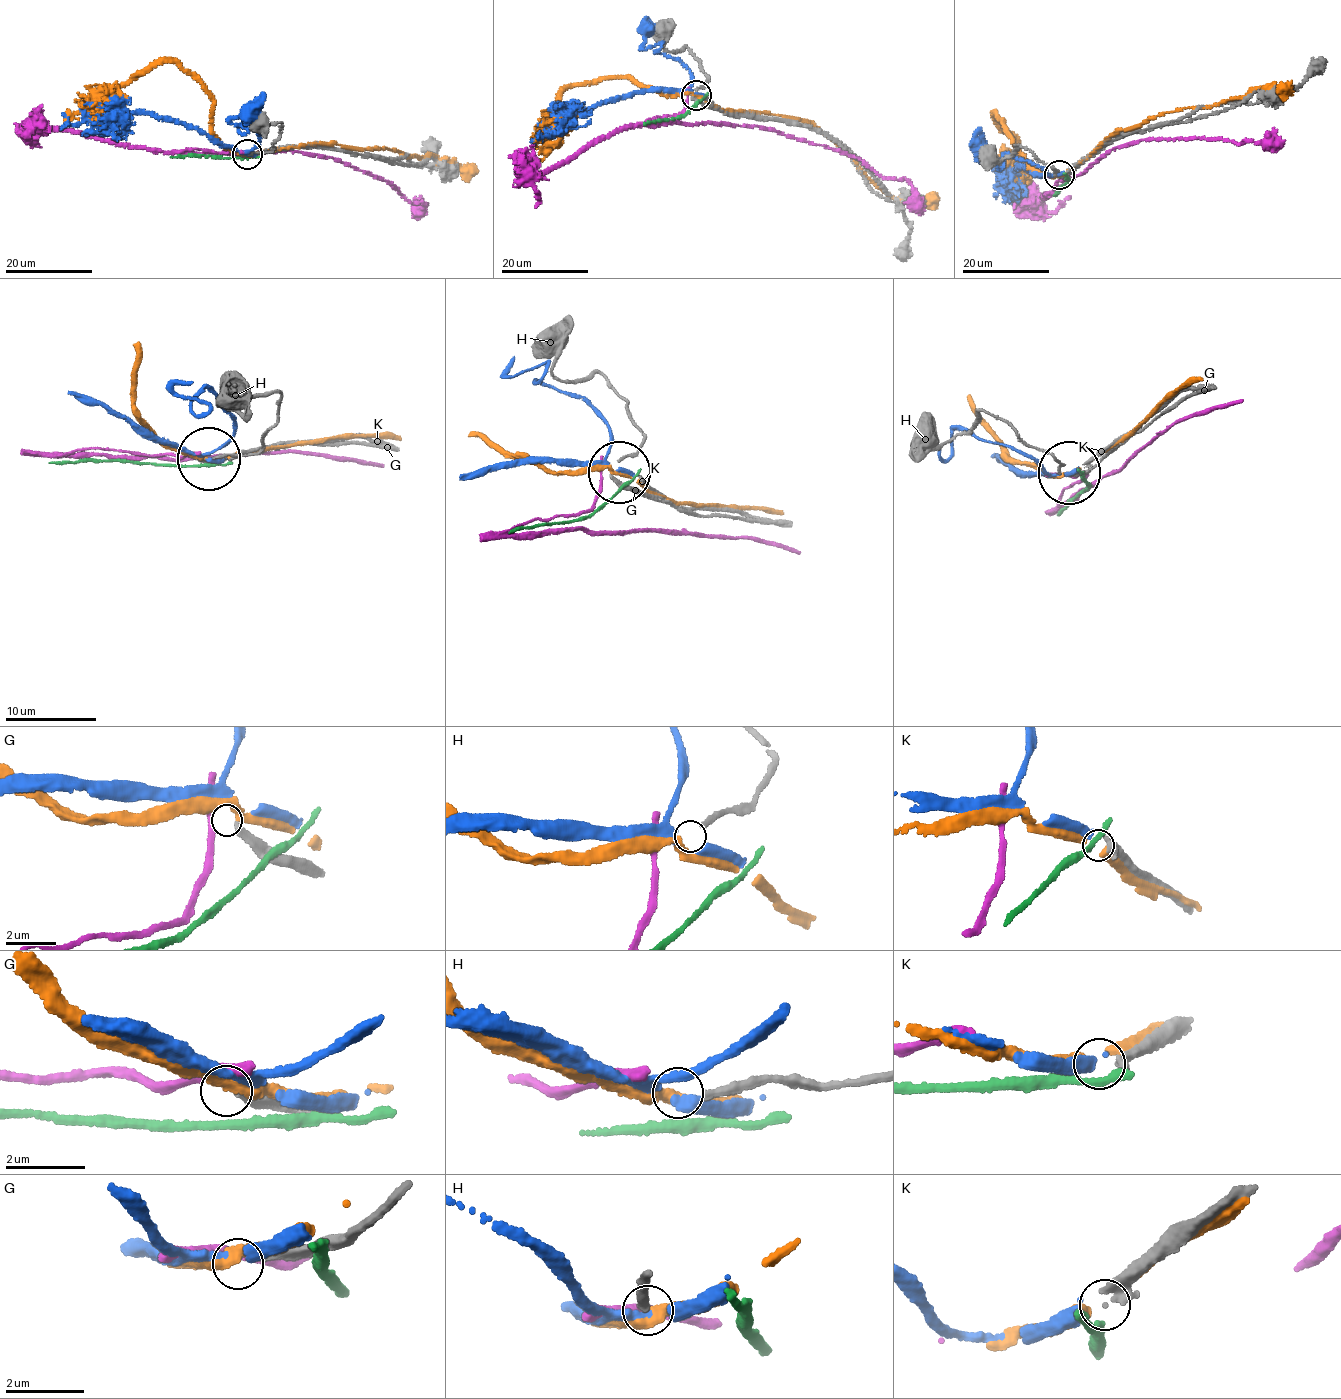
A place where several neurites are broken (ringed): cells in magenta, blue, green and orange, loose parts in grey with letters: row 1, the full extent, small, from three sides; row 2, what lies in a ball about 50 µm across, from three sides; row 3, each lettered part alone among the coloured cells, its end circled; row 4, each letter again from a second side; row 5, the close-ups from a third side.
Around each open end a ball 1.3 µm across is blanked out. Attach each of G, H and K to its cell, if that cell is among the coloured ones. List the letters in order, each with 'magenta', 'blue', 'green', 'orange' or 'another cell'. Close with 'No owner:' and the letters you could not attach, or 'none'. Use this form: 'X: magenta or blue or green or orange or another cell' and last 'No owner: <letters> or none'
G: another cell
H: orange
K: blue
No owner: G

